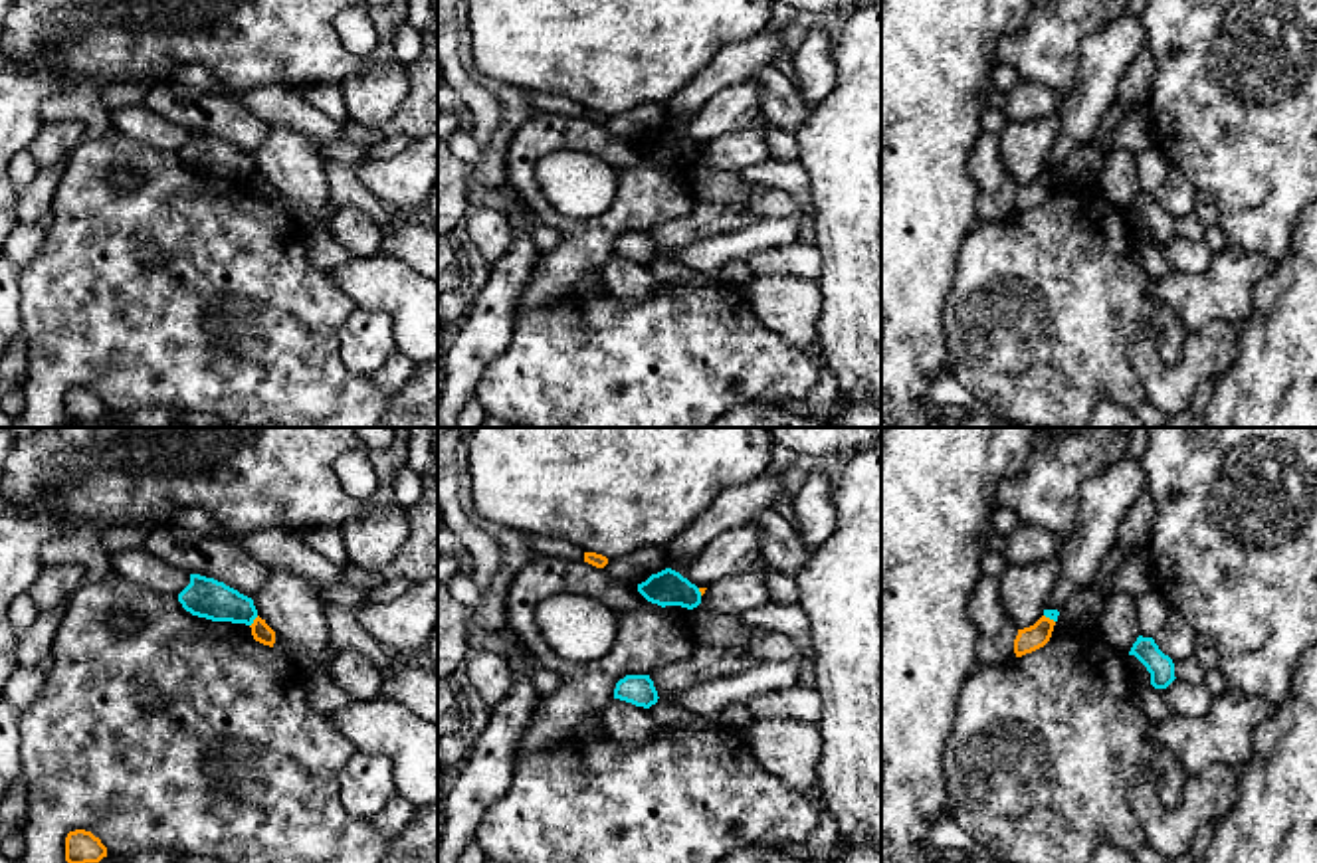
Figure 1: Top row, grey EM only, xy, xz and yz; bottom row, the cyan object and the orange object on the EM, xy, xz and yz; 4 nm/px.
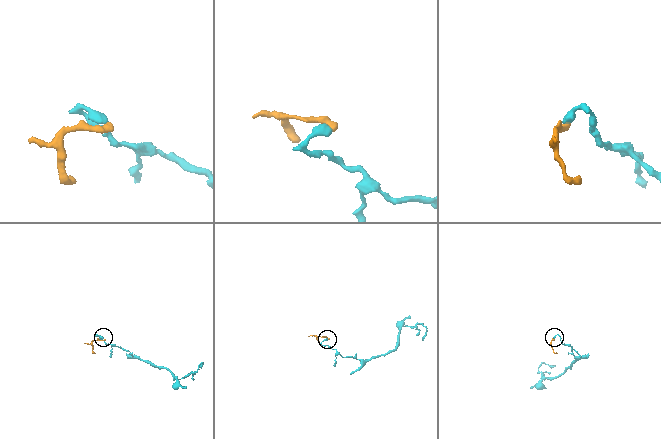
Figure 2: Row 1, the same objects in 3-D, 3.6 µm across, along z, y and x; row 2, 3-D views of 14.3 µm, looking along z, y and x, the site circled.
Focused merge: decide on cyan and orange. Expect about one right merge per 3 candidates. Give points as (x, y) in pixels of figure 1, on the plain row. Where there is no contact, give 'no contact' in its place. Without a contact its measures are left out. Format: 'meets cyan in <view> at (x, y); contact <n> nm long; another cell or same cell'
meets cyan in xy at (252, 179); contact 60 nm long; another cell

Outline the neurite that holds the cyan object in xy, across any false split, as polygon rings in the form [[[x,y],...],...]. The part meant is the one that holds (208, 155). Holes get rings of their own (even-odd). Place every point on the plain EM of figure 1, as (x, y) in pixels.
[[[190,131],[190,141],[178,150],[178,158],[192,172],[212,178],[252,182],[257,174],[252,154],[226,143],[224,139],[200,131]]]

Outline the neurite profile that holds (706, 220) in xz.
[[[697,202],[691,214],[656,226],[654,230],[650,230],[650,236],[654,238],[658,253],[665,253],[717,234],[729,234],[751,228],[759,220],[762,218],[759,218],[745,204],[725,206]]]

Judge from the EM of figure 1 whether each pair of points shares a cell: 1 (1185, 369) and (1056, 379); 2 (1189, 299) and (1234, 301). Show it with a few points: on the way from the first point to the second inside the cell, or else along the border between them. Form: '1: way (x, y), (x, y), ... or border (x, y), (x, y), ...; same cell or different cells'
1: border (1187, 331), (1183, 355), (1171, 365), (1161, 365); different cells
2: way (1201, 299), (1222, 299); same cell

